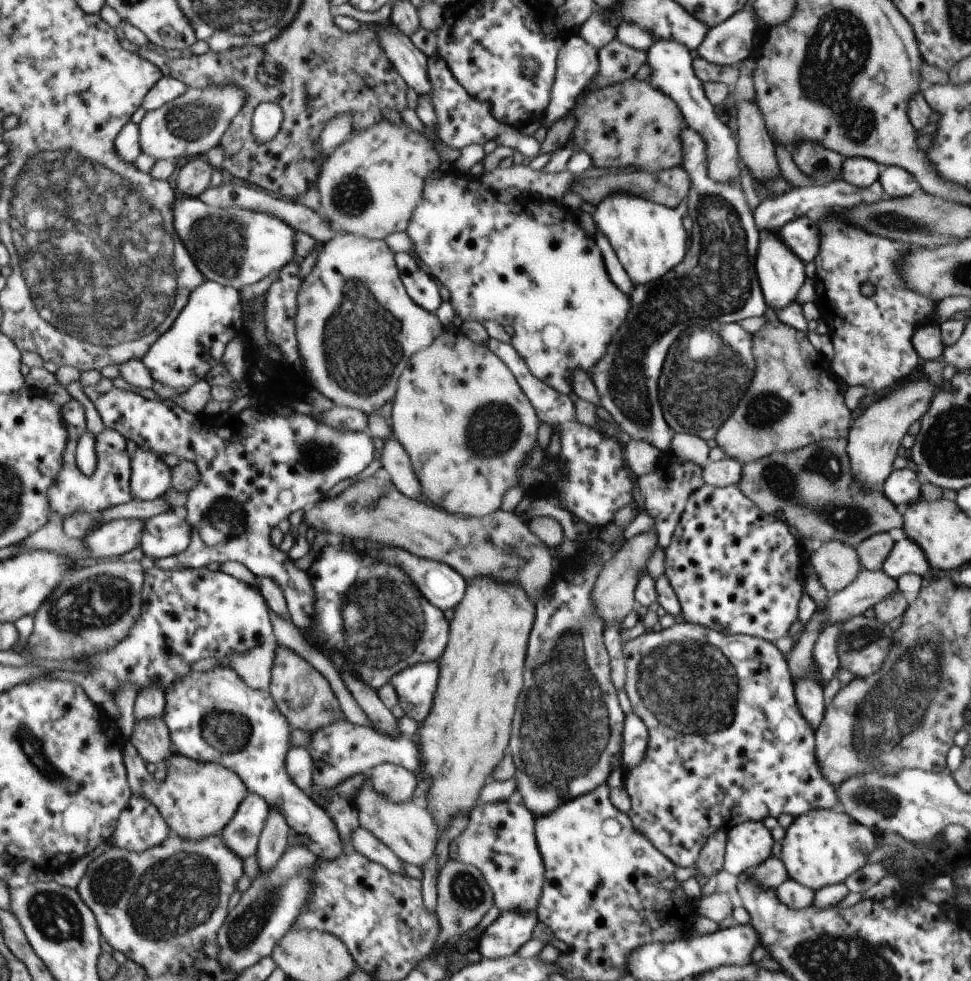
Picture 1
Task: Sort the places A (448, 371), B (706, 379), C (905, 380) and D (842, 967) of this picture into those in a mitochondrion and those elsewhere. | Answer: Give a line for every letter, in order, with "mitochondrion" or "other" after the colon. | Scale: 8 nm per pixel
A: other
B: mitochondrion
C: other
D: mitochondrion

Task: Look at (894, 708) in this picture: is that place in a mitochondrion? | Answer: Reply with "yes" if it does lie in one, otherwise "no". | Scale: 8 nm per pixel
yes

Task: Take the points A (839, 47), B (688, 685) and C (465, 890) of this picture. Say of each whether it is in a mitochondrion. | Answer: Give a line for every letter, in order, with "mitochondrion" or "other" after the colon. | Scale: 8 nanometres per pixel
A: mitochondrion
B: mitochondrion
C: mitochondrion

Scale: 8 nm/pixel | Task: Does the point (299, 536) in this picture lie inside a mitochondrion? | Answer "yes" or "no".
no

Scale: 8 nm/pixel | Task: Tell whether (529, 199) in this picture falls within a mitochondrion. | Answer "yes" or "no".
no

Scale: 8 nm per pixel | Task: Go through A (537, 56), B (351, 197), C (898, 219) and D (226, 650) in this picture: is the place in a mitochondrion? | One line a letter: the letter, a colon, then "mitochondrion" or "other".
A: mitochondrion
B: mitochondrion
C: mitochondrion
D: other

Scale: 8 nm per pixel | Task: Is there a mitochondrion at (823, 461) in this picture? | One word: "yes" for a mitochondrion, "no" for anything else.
yes

